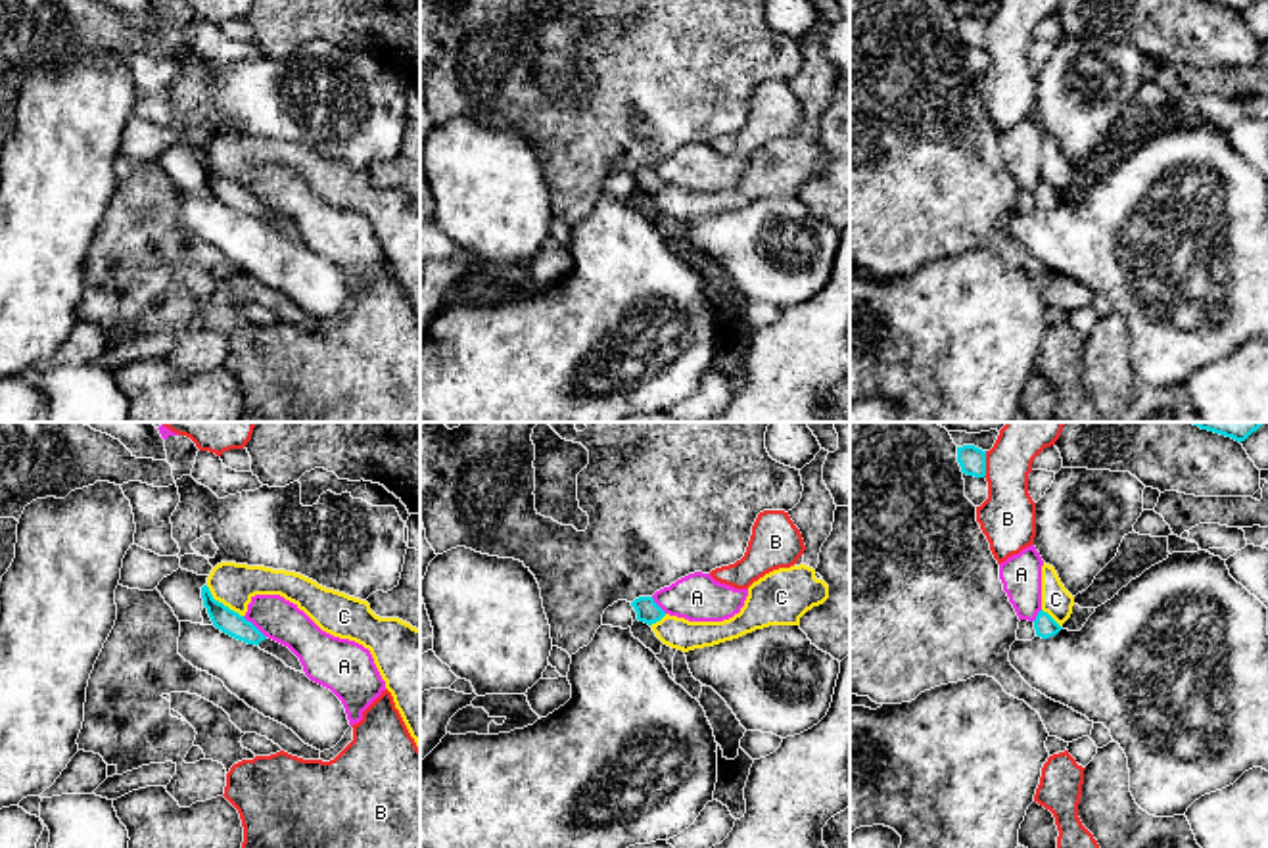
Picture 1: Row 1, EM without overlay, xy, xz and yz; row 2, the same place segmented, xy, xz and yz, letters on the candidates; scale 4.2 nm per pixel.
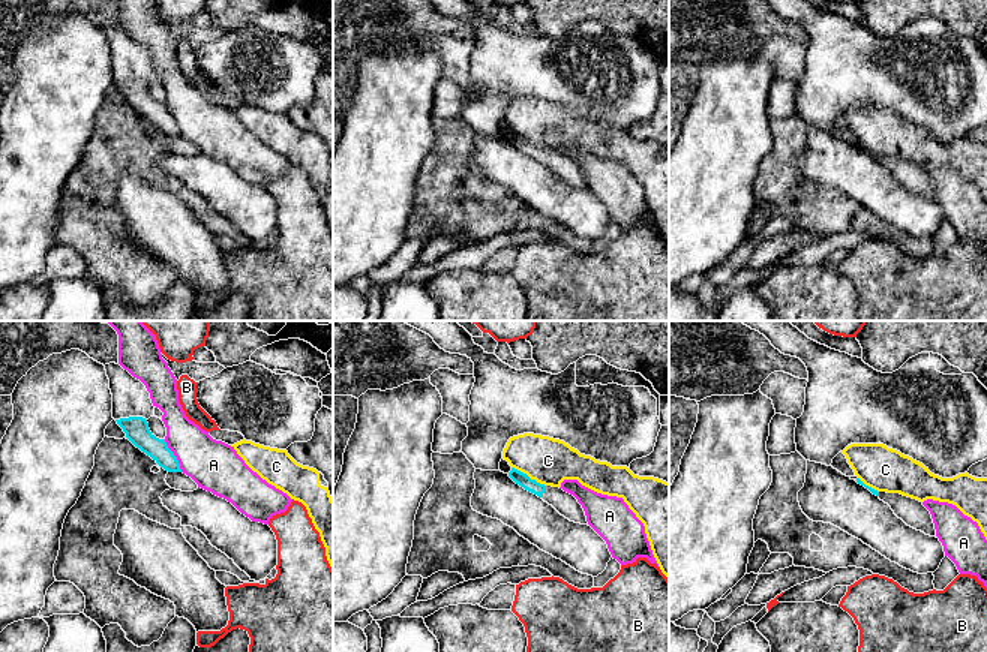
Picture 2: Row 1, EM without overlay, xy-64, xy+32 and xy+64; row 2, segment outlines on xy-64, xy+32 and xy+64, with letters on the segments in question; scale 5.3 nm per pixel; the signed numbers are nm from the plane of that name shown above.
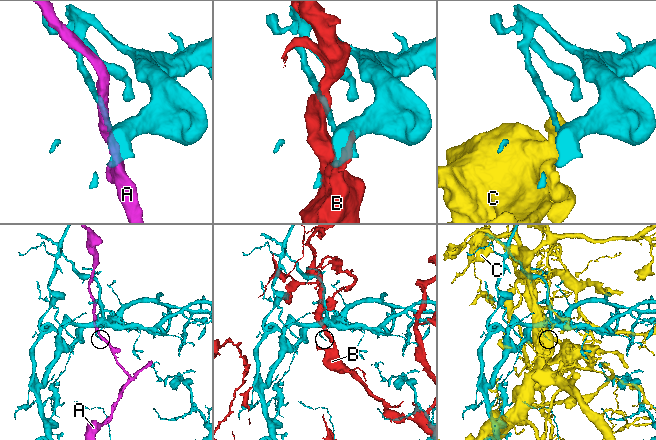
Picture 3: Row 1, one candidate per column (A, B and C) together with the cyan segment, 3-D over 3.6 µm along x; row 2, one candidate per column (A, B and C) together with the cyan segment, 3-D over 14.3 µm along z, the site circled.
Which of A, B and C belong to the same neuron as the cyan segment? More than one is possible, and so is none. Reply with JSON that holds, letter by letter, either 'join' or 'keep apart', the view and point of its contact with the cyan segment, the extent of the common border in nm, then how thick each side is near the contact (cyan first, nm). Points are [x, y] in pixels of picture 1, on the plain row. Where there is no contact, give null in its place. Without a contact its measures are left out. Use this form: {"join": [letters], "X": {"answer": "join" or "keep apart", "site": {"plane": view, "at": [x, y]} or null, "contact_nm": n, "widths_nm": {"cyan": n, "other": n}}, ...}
{"join": [], "A": {"answer": "keep apart", "site": {"plane": "xy", "at": [254, 196]}, "contact_nm": 140, "widths_nm": {"cyan": 100, "other": 180}}, "B": {"answer": "keep apart", "site": {"plane": "yz", "at": [985, 35]}, "contact_nm": 110, "widths_nm": {"cyan": 120, "other": 240}}, "C": {"answer": "keep apart", "site": {"plane": "xy", "at": [221, 173]}, "contact_nm": 200, "widths_nm": {"cyan": 100, "other": 180}}}

